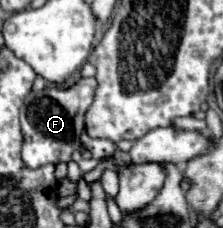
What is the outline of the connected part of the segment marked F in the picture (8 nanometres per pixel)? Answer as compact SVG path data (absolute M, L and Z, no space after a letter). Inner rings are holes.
M82 78L70 88L46 86L42 92L30 92L20 108L22 124L22 160L26 168L40 168L44 164L72 162L80 148L80 134L84 130L84 114L96 94L96 80Z

